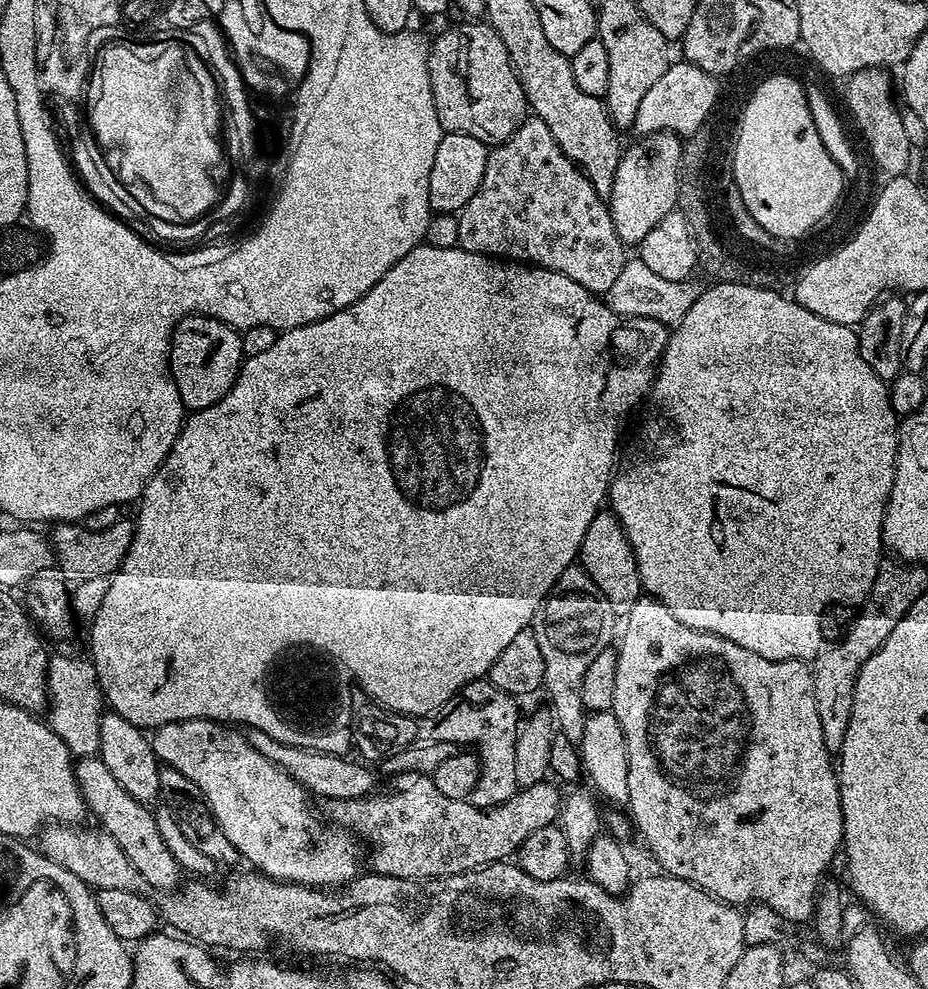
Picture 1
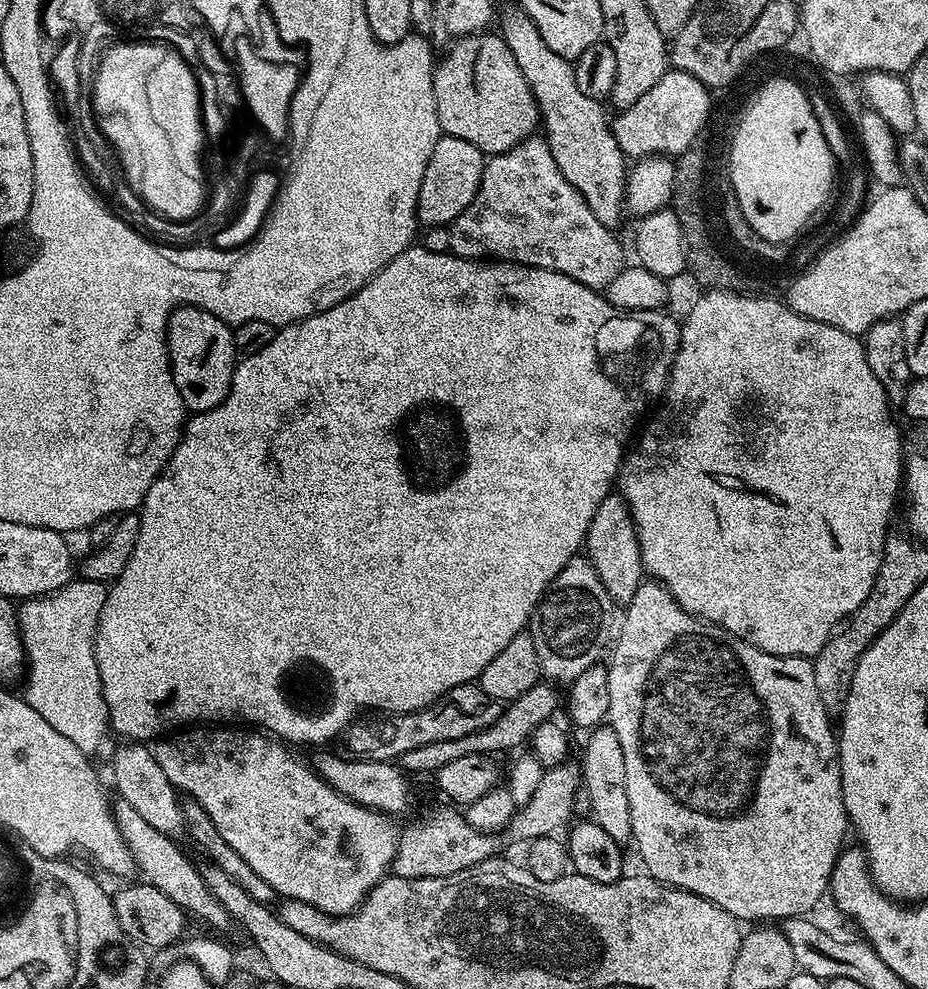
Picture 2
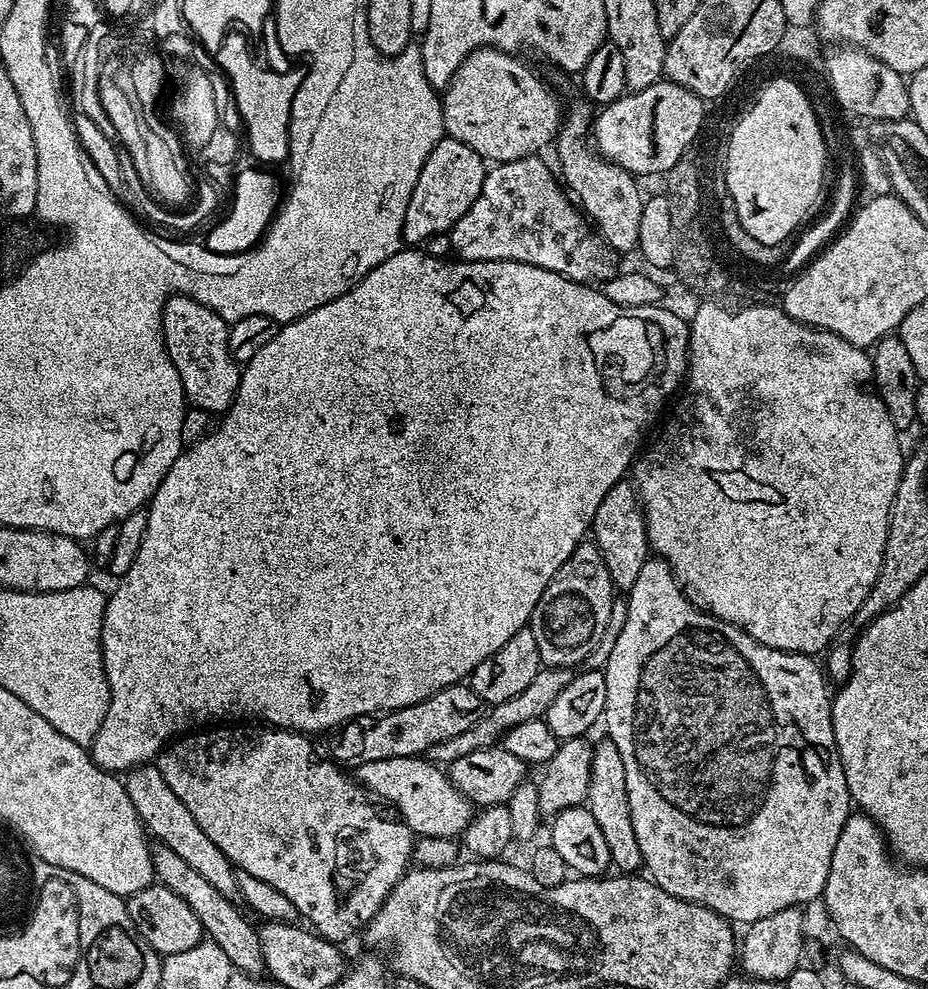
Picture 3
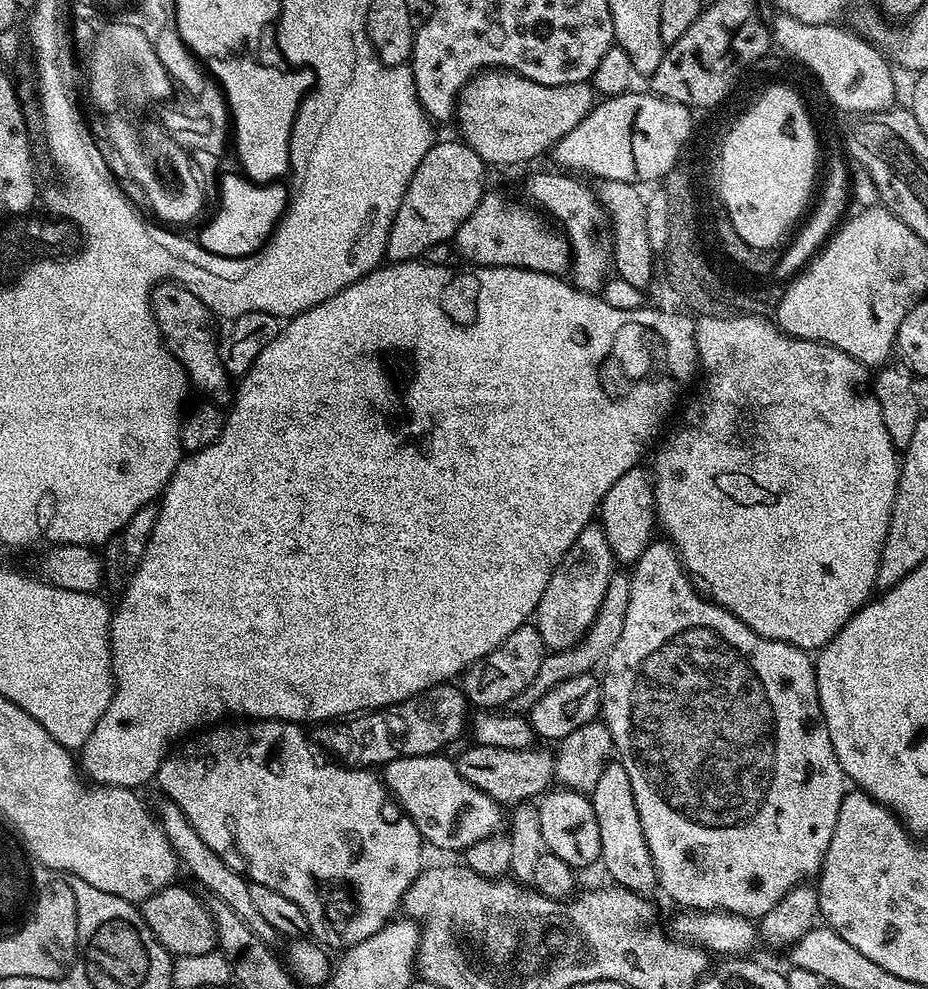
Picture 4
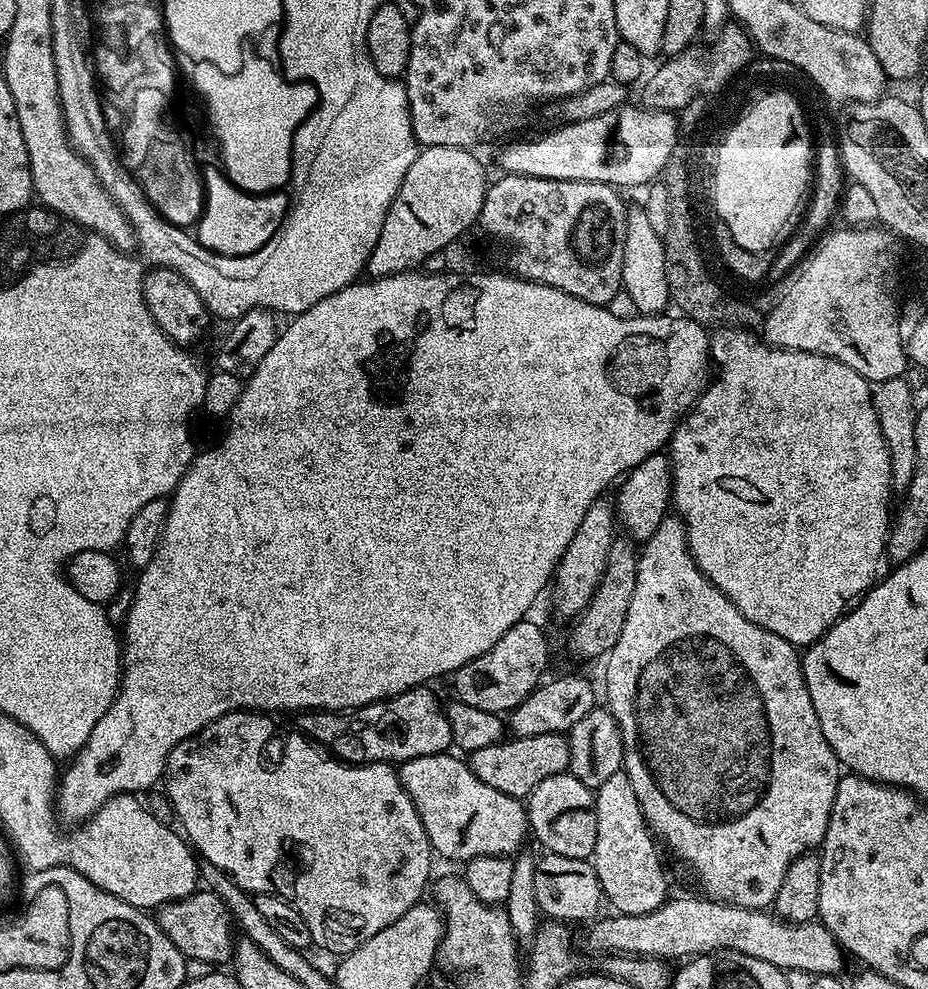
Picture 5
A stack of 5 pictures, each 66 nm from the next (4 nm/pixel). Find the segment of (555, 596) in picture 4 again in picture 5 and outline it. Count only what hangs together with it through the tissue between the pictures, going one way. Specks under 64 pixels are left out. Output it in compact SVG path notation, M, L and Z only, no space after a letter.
M606 496L600 497L591 504L590 509L587 510L586 515L582 518L582 523L578 526L574 536L567 546L566 553L560 559L559 566L556 567L554 573L554 588L556 584L556 602L558 604L559 612L566 616L577 615L583 611L585 605L592 600L593 594L596 592L597 584L601 580L606 566L606 558L609 557L609 548L616 537L616 519L615 507L613 501Z

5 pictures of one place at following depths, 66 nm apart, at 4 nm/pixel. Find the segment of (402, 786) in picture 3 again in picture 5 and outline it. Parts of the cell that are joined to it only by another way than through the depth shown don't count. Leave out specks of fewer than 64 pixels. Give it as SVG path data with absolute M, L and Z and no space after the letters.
M439 752L410 758L398 768L402 786L410 794L422 826L426 826L433 853L459 862L473 860L475 856L511 857L519 853L524 839L530 836L525 805L515 796L486 786L467 762L452 755Z

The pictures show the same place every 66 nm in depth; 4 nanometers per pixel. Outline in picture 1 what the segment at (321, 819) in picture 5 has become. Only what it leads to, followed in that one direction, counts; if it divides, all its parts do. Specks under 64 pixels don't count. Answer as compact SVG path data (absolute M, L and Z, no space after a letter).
M179 720L155 729L150 739L156 759L163 767L178 770L178 774L186 774L186 778L190 778L190 782L202 790L210 810L214 810L218 826L222 826L222 834L230 838L234 850L238 850L245 861L249 860L252 863L249 865L255 871L272 880L325 890L335 890L361 875L361 841L347 828L320 824L321 817L316 817L308 805L309 793L298 782L294 782L290 774L276 768L270 758L262 758L262 754L258 754L258 750L246 742L243 731L218 724L214 720Z

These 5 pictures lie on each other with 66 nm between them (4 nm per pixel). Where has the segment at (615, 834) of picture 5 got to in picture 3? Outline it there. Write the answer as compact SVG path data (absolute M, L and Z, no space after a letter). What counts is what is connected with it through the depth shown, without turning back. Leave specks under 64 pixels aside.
M607 738L595 741L590 764L590 790L586 807L594 814L594 822L598 822L598 830L602 830L606 838L606 846L610 846L612 868L624 874L632 874L643 865L642 850L638 850L638 838L634 838L634 822L630 822L630 798L626 798L626 770L622 767L622 754L618 754L618 746Z

